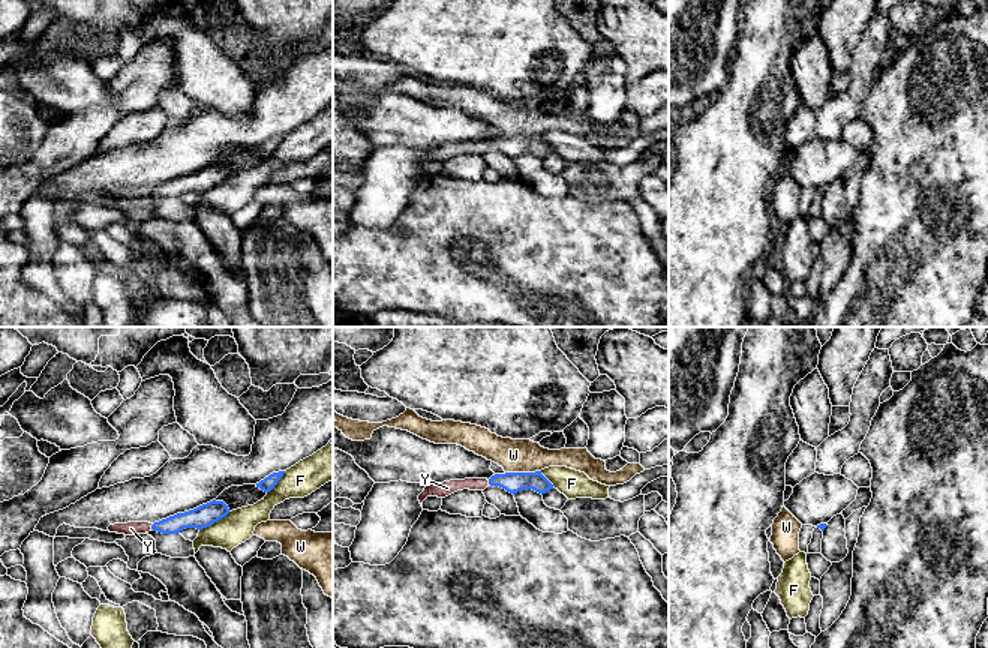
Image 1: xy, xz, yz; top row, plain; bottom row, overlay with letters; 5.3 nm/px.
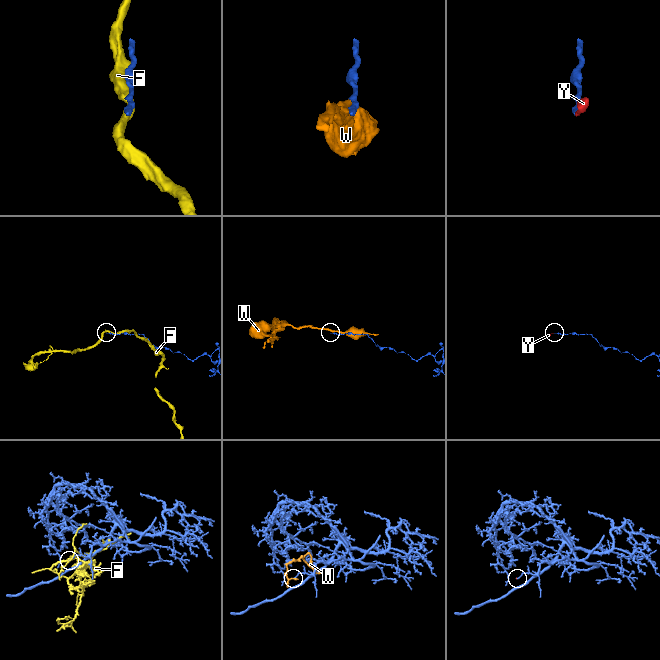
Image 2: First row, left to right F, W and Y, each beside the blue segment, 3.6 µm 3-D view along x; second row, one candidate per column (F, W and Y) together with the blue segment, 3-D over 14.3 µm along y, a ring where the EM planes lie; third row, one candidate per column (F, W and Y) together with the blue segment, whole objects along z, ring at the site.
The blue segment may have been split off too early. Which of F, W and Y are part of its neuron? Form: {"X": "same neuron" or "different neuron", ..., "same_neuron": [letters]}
{"F": "different neuron", "W": "different neuron", "Y": "same neuron", "same_neuron": ["Y"]}

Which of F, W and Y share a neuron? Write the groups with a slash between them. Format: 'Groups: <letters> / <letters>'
Groups: F / W / Y

